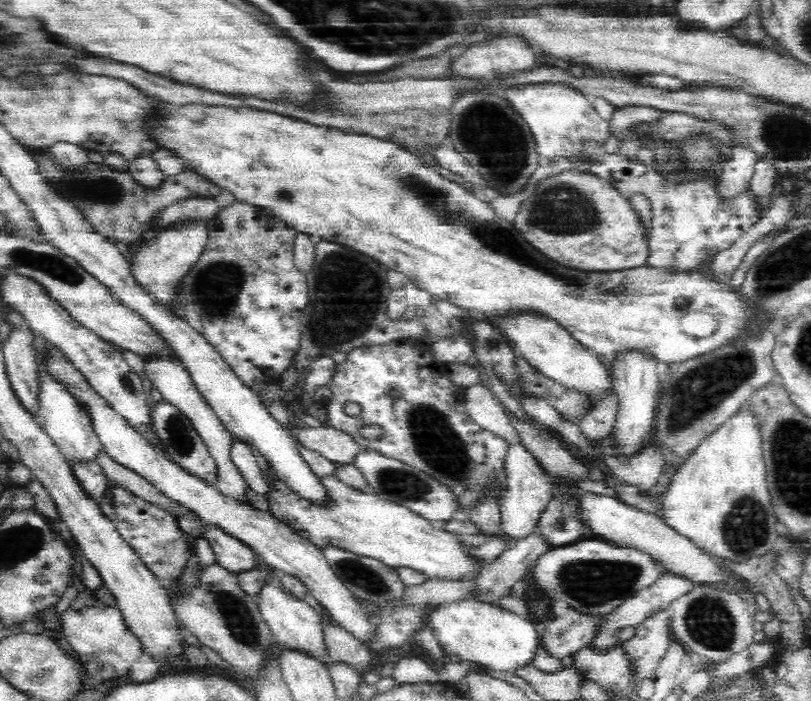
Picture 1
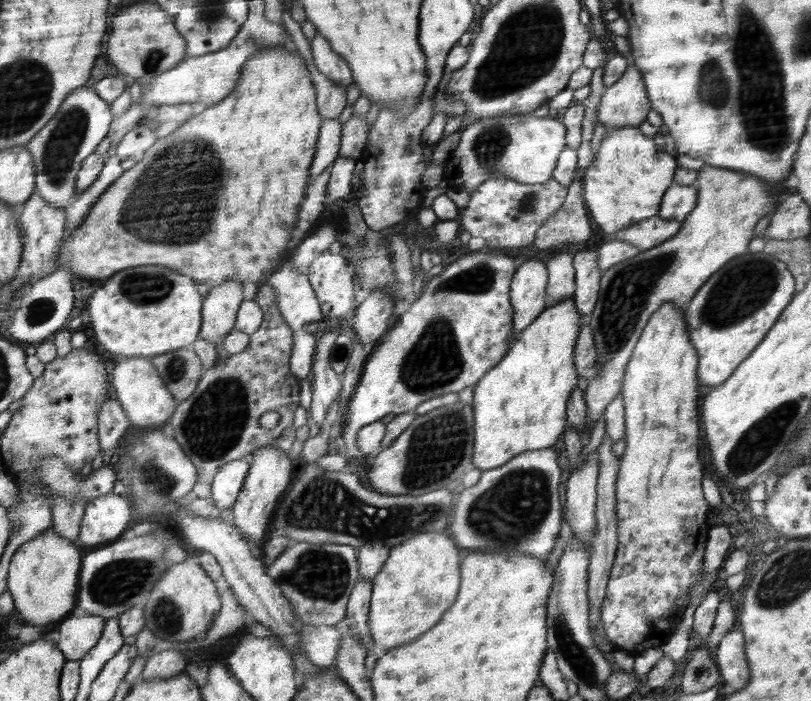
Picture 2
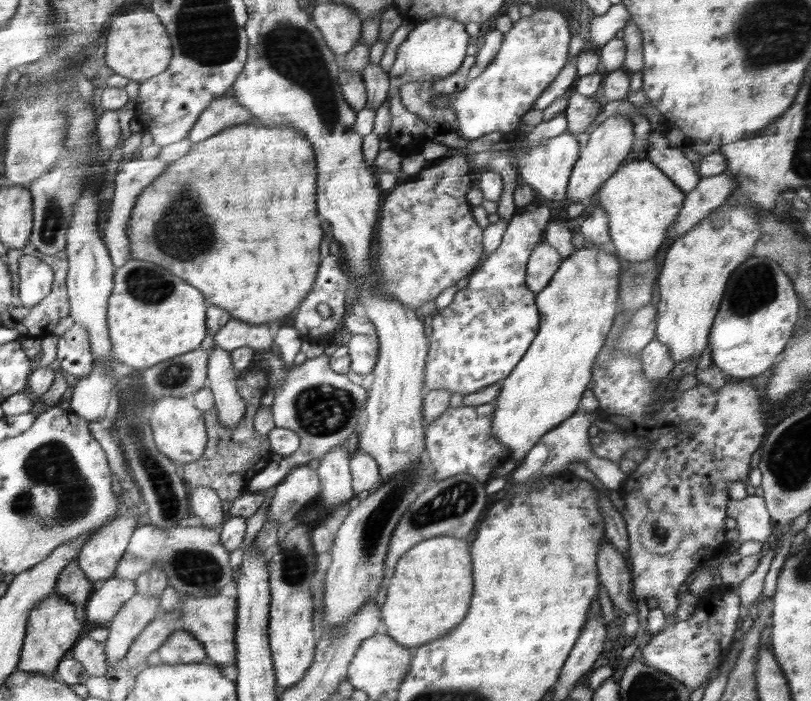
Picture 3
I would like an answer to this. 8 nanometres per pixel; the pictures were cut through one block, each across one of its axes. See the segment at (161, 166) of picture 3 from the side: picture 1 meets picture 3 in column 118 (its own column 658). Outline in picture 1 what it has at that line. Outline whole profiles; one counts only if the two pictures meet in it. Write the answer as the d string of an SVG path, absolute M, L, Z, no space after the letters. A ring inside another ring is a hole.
M616 153L598 157L590 164L584 162L572 168L572 172L574 170L592 174L606 181L626 200L632 198L634 194L642 194L649 198L653 223L652 234L648 238L649 254L646 263L655 269L673 266L676 273L688 273L692 268L696 268L696 264L700 262L708 248L713 246L720 251L728 248L735 238L746 232L758 220L747 193L741 194L733 202L735 204L733 207L720 205L714 193L714 179L688 182L684 180L682 183L676 183L660 175L658 168L654 170L653 167L622 159L622 156Z

